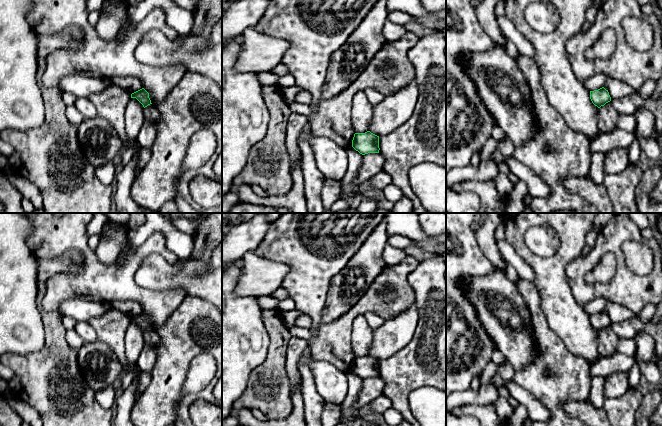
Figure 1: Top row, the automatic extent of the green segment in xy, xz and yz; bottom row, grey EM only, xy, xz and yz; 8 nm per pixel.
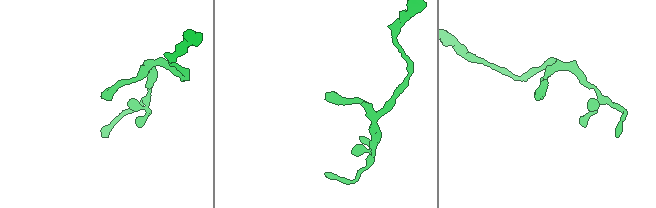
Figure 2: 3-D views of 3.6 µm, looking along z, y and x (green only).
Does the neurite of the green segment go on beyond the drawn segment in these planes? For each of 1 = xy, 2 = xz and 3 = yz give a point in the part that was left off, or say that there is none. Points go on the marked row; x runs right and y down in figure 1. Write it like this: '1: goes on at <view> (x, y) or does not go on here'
1: does not go on here
2: does not go on here
3: does not go on here

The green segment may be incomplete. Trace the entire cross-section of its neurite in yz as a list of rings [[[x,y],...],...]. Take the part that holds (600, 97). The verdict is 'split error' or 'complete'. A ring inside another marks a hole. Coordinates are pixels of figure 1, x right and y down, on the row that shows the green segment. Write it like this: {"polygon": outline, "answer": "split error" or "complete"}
{"polygon": [[[604,87],[598,90],[590,91],[590,99],[598,108],[611,101],[609,92]]], "answer": "complete"}

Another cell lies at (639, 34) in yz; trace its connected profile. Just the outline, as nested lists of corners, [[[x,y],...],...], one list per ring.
[[[626,17],[622,21],[626,41],[631,48],[637,51],[647,51],[654,41],[654,28],[647,21]]]

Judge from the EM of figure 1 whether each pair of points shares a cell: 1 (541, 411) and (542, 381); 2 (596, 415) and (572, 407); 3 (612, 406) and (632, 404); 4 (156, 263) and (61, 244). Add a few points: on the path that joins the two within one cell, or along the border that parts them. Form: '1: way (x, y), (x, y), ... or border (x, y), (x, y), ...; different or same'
1: border (523, 388), (529, 391), (551, 415); different
2: way (590, 415), (578, 408); same
3: way (617, 406), (627, 405); same
4: border (165, 258), (150, 253), (135, 273), (135, 282); different

